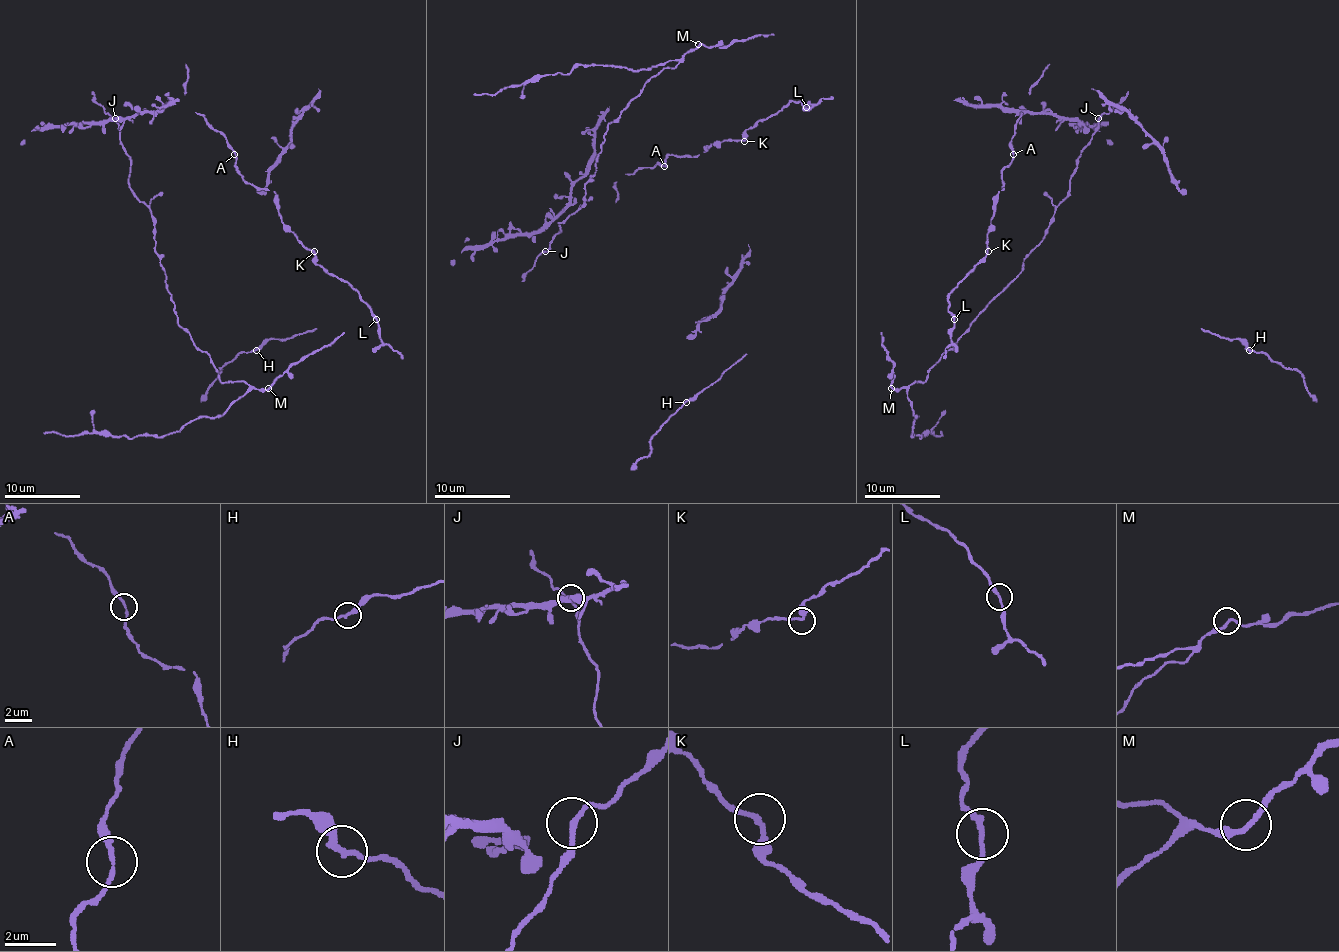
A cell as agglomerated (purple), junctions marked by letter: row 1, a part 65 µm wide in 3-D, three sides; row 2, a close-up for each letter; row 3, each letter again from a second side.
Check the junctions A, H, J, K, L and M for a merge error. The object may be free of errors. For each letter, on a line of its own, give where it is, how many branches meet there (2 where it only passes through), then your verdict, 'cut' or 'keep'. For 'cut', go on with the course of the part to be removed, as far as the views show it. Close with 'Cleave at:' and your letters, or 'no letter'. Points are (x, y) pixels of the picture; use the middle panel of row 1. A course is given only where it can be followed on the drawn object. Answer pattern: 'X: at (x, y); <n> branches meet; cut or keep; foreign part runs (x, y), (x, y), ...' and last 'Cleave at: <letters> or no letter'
A: at (664, 166); 2 branches meet; keep
H: at (686, 402); 2 branches meet; keep
J: at (545, 251); 2 branches meet; keep
K: at (744, 141); 2 branches meet; keep
L: at (806, 107); 2 branches meet; keep
M: at (698, 44); 2 branches meet; keep
Cleave at: no letter

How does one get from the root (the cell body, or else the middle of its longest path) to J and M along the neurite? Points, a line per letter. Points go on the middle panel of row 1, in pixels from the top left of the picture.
J: (566, 206), (533, 236), (545, 251)
M: (566, 206), (533, 236), (543, 251), (558, 223), (585, 204), (607, 124), (653, 77), (698, 44)

